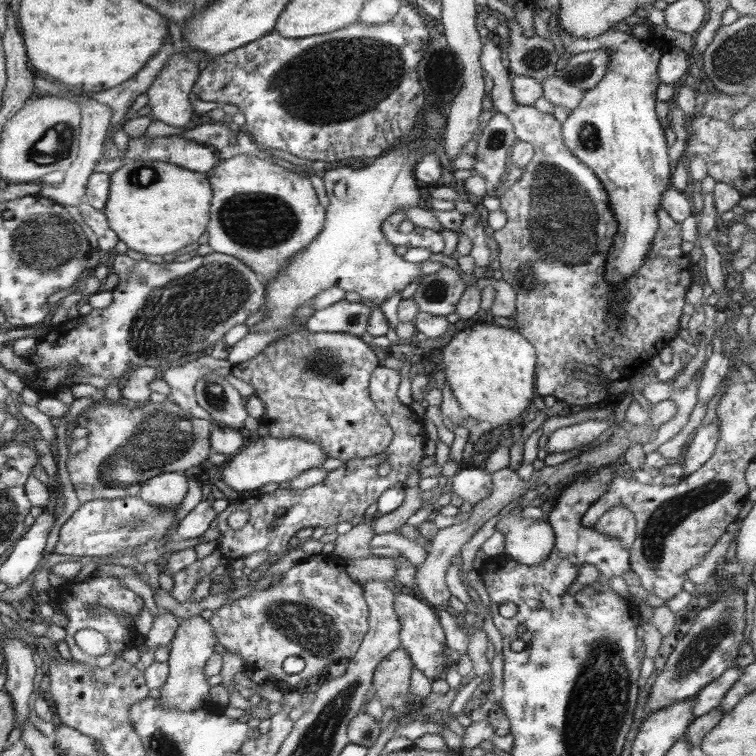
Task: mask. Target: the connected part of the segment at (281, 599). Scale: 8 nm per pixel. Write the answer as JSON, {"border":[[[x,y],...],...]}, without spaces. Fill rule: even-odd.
{"border":[[[312,555],[303,562],[292,566],[283,574],[282,580],[264,590],[255,590],[246,596],[226,603],[213,611],[210,618],[212,628],[219,639],[219,644],[228,651],[236,651],[244,659],[246,672],[266,670],[272,674],[273,684],[283,693],[297,690],[300,682],[319,675],[322,669],[333,660],[342,657],[354,657],[368,633],[368,607],[364,602],[365,590],[346,572],[347,567],[340,560],[330,560],[328,556]],[[298,655],[305,660],[305,669],[296,675],[287,674],[282,669],[282,662],[288,656]]]}

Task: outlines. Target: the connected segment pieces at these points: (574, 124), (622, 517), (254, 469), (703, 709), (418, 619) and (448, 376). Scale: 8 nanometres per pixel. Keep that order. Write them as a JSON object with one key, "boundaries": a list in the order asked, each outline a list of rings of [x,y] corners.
{"boundaries":[[[[564,30],[558,31],[560,40],[564,45],[565,52],[571,55],[579,52],[600,50],[606,48],[608,52],[608,65],[606,73],[598,82],[594,89],[584,91],[582,101],[574,108],[562,124],[563,138],[570,152],[582,161],[588,168],[599,175],[600,182],[606,187],[610,195],[611,207],[615,213],[616,221],[619,223],[619,231],[612,238],[612,246],[606,256],[606,266],[604,266],[604,281],[610,285],[618,285],[628,277],[635,276],[640,268],[643,268],[644,261],[648,258],[652,239],[659,231],[659,208],[663,204],[665,192],[670,184],[670,160],[668,160],[668,144],[664,136],[664,128],[660,124],[659,116],[654,112],[654,92],[658,87],[659,61],[670,46],[664,38],[654,33],[648,39],[639,39],[632,33],[619,32],[618,30],[608,30],[596,38],[582,39],[574,37]]],[[[623,504],[604,512],[594,528],[602,535],[615,537],[628,550],[636,539],[637,522],[634,513]]],[[[260,437],[258,442],[243,448],[226,464],[226,468],[220,472],[219,483],[228,485],[231,491],[234,490],[242,496],[259,493],[259,490],[267,484],[290,482],[300,473],[322,466],[327,458],[330,458],[327,452],[311,440]]],[[[730,668],[722,676],[712,681],[710,685],[700,689],[700,692],[695,696],[695,718],[712,713],[721,704],[722,697],[730,690],[742,671],[744,668]]],[[[395,589],[395,610],[399,615],[402,623],[400,638],[404,650],[411,655],[416,668],[421,670],[432,682],[439,679],[438,673],[444,669],[446,659],[451,657],[448,646],[446,646],[446,636],[444,629],[440,626],[437,609],[426,602],[423,598],[408,590],[408,594],[402,593],[401,590]]],[[[477,323],[476,325],[473,325],[472,327],[466,327],[463,330],[460,330],[451,340],[444,346],[442,349],[442,366],[441,370],[444,371],[445,374],[445,380],[448,380],[448,384],[450,384],[450,388],[452,388],[452,392],[454,392],[454,396],[456,396],[456,400],[460,402],[460,406],[468,413],[468,416],[478,422],[486,422],[490,424],[490,432],[491,432],[491,426],[500,426],[500,424],[504,424],[504,422],[508,422],[509,424],[515,424],[518,421],[518,416],[522,414],[522,410],[532,402],[532,398],[534,398],[534,366],[538,366],[538,352],[535,350],[535,345],[530,344],[530,340],[527,338],[524,338],[523,335],[519,333],[516,329],[510,329],[510,328],[502,328],[500,325],[496,324],[487,324],[487,323]]]]}

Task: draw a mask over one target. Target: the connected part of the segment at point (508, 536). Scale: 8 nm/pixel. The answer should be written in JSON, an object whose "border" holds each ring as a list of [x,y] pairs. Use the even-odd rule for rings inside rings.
{"border":[[[522,512],[502,516],[495,530],[499,530],[505,537],[502,556],[525,566],[542,565],[554,548],[555,534],[550,523],[522,518]]]}

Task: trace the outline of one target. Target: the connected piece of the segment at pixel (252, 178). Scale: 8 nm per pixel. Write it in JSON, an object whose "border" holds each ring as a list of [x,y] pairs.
{"border":[[[240,154],[221,160],[209,173],[214,188],[214,200],[211,201],[211,221],[208,226],[208,244],[214,252],[235,255],[247,263],[252,270],[262,274],[267,284],[276,278],[300,250],[311,245],[324,229],[324,212],[315,188],[310,180],[298,176],[279,165],[260,159],[254,155]]]}

